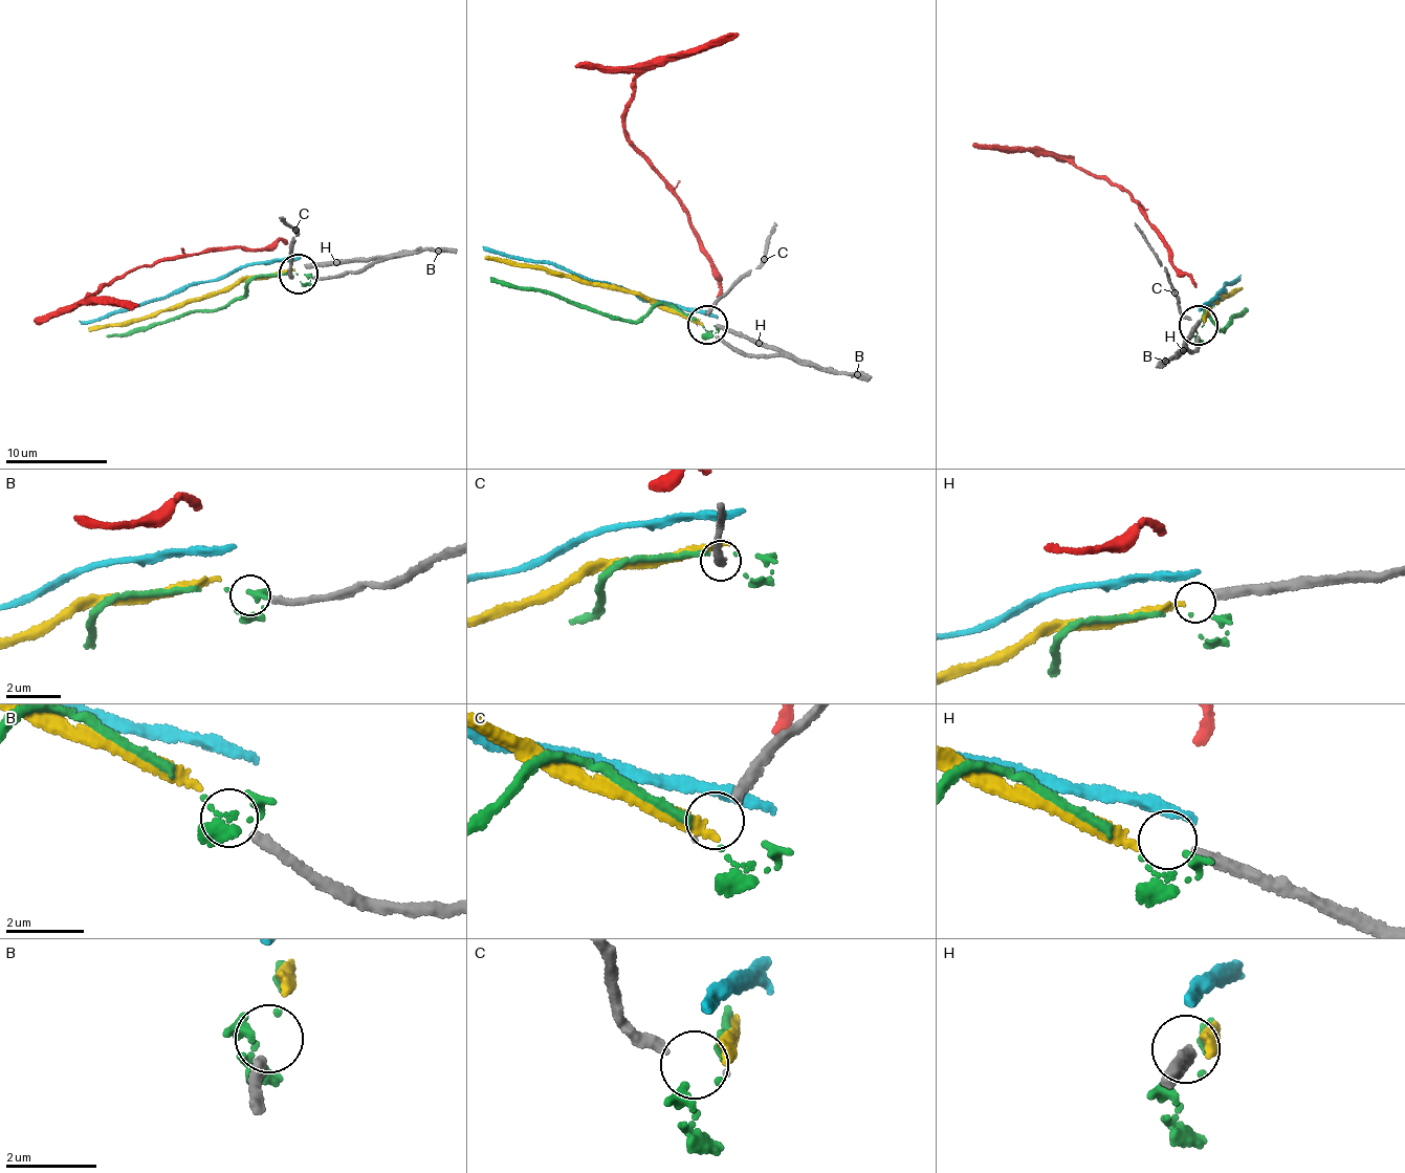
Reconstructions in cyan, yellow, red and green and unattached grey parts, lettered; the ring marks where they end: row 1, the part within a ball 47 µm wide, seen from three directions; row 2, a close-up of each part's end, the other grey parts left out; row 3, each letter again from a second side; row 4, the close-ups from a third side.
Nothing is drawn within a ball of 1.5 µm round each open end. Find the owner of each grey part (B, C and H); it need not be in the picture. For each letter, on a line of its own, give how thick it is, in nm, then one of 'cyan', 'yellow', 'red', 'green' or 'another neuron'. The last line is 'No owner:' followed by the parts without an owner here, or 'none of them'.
B: 240 nm thick; green
C: 30 nm thick; another neuron
H: 320 nm thick; yellow
No owner: C

